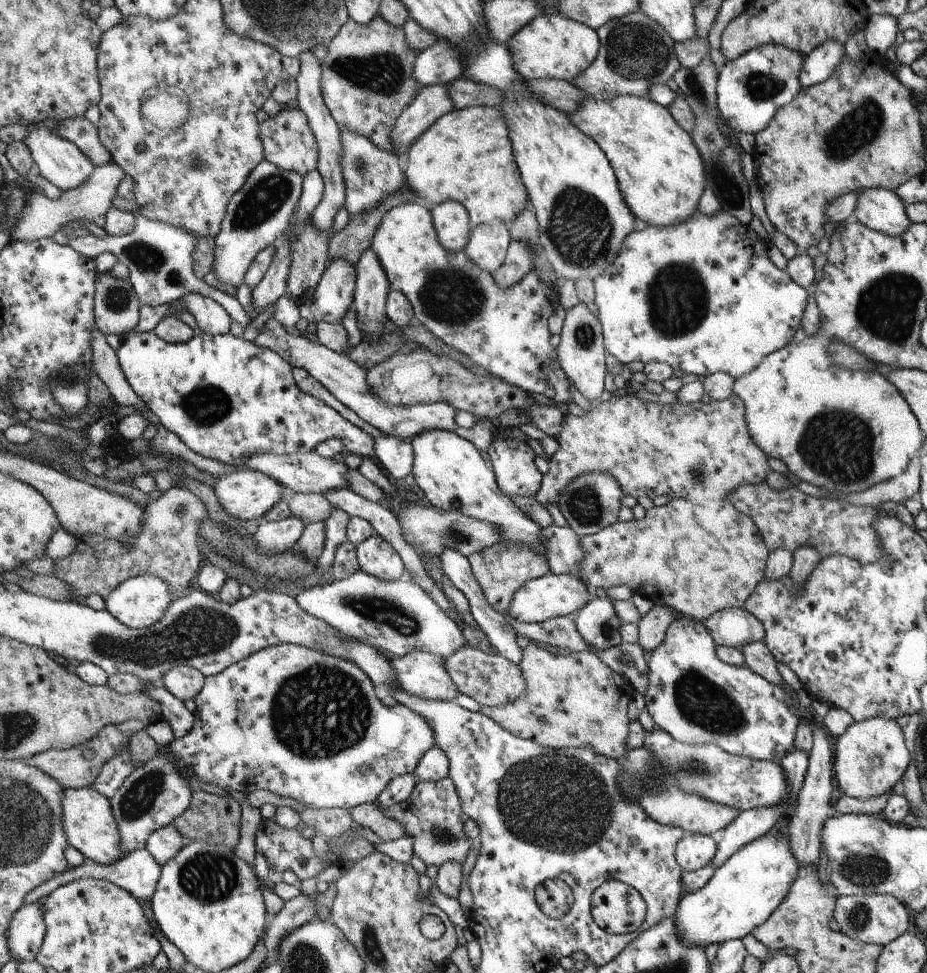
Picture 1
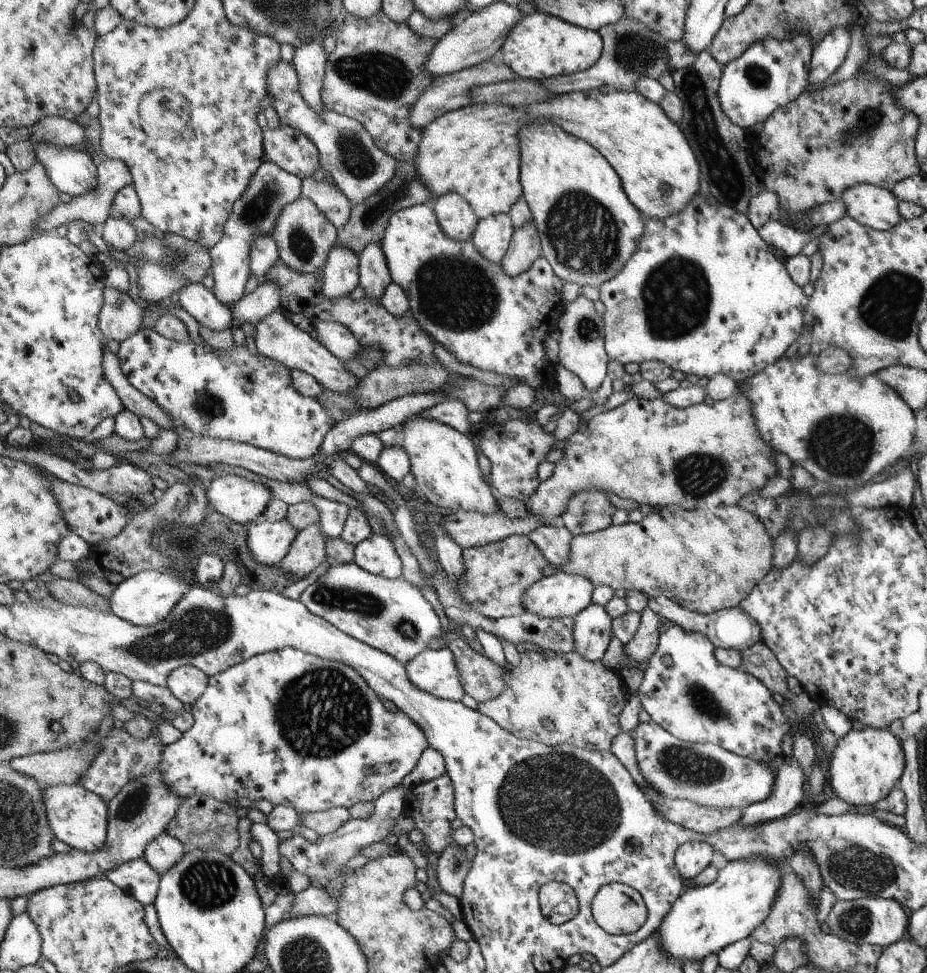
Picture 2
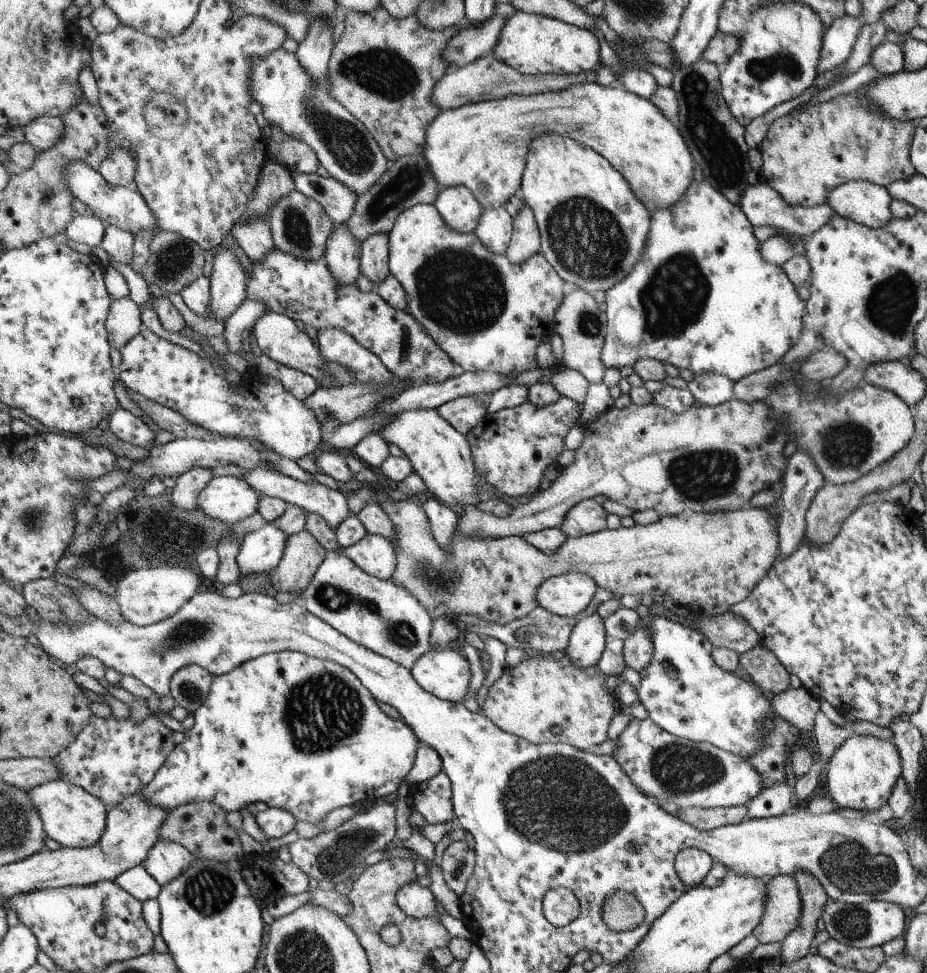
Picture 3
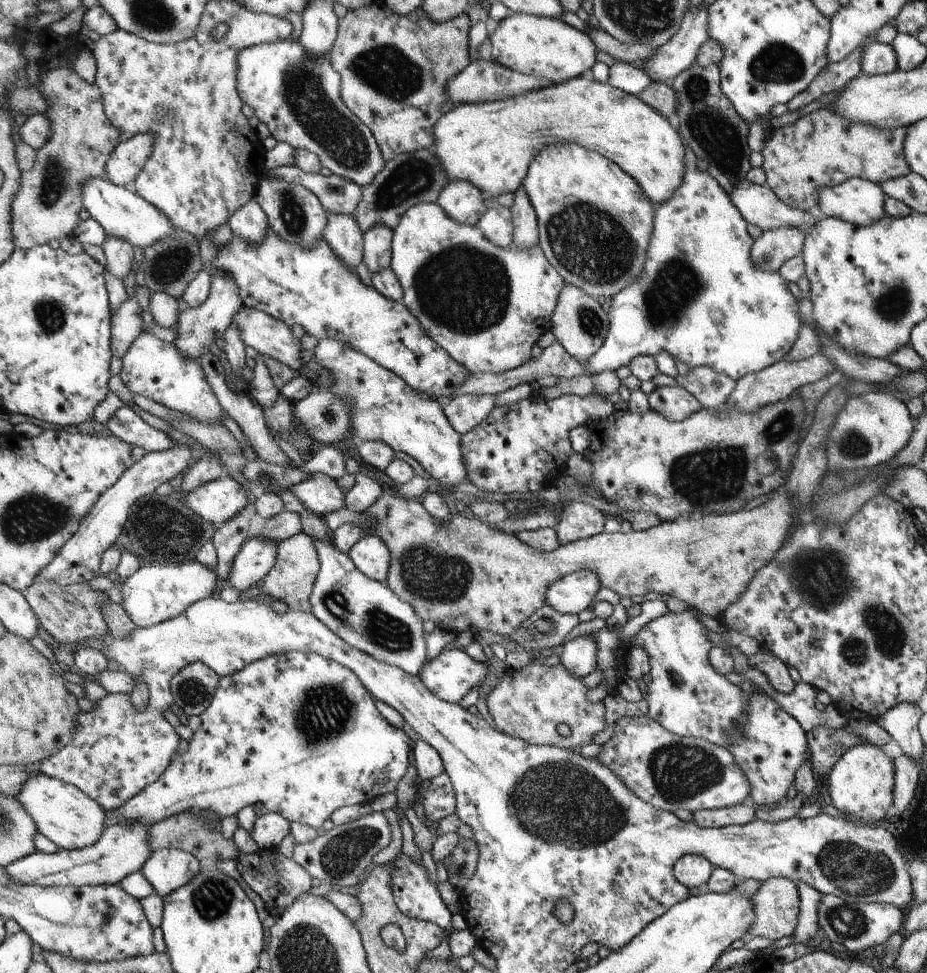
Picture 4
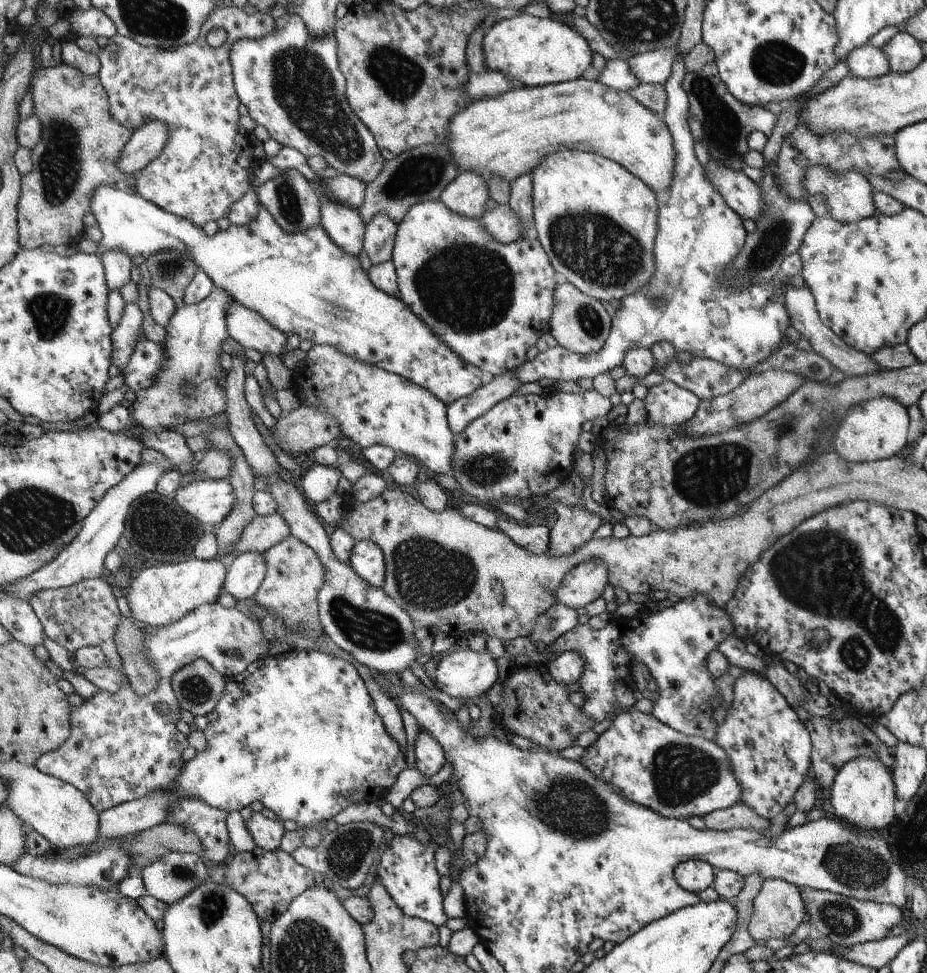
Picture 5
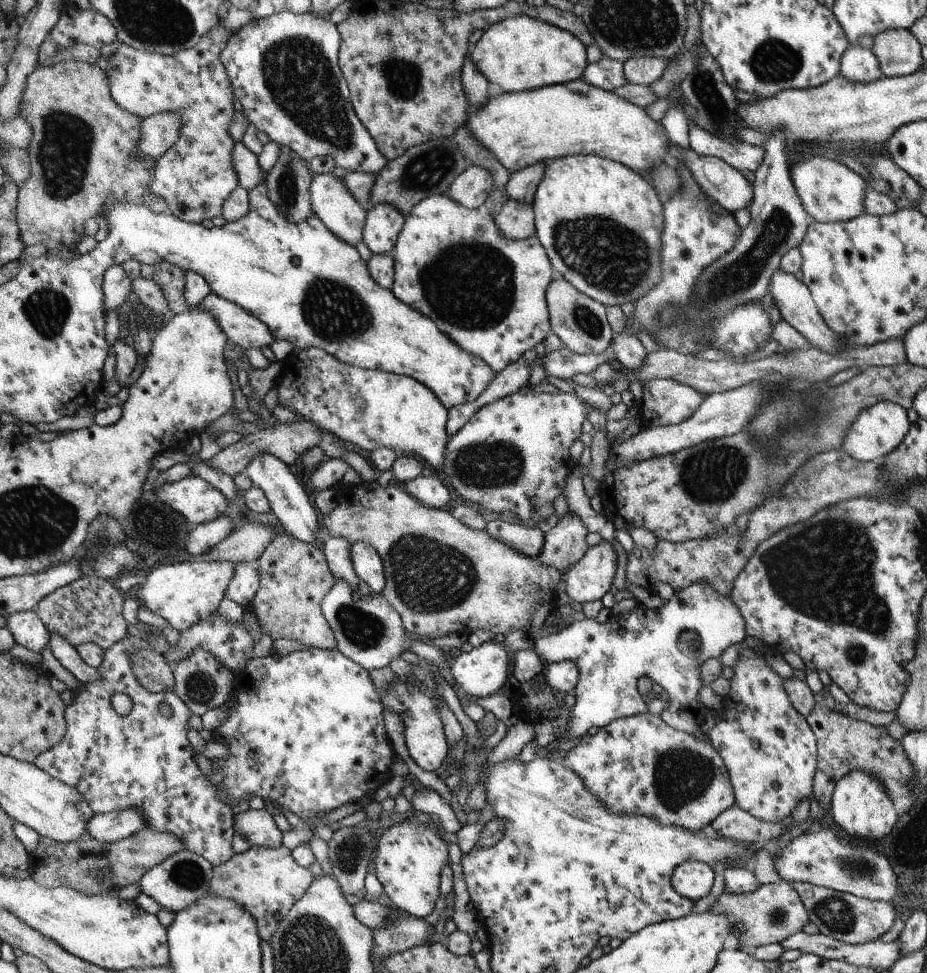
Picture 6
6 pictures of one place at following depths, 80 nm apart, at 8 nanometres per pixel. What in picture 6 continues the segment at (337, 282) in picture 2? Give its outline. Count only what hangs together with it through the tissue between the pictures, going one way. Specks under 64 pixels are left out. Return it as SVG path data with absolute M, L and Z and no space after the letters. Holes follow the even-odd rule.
M331 173L312 176L310 190L315 216L328 230L350 246L363 241L367 210L350 196L342 178Z

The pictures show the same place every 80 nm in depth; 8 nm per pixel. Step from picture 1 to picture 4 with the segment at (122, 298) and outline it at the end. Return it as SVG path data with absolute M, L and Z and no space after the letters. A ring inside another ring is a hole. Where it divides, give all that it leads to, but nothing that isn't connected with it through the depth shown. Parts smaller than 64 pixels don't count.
M136 298L128 299L112 313L112 354L123 359L136 338L143 332L142 309Z

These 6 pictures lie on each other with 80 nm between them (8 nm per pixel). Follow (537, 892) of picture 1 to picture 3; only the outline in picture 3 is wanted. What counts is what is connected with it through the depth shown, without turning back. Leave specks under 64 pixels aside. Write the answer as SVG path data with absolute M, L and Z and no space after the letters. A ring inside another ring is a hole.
M567 888L550 889L541 901L542 918L554 926L565 927L572 924L581 913L577 896Z

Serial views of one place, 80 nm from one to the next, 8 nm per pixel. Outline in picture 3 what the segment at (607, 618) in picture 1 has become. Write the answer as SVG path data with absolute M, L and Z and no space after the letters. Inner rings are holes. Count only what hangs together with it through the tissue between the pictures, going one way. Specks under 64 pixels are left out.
M585 612L576 616L570 640L564 652L577 669L596 667L607 643L607 632L603 618L597 613L586 616Z

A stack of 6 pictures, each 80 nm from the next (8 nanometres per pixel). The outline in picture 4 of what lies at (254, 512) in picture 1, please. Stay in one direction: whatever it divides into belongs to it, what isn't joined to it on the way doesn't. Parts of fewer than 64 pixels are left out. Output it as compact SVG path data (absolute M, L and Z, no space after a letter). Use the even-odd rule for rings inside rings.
M227 473L185 494L183 503L200 518L217 526L234 518L247 504L247 492Z

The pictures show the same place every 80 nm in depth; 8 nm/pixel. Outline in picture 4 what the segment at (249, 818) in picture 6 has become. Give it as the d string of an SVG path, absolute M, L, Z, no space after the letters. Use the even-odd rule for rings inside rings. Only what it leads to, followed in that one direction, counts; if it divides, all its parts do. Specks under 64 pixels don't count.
M270 811L257 816L251 835L259 846L259 850L274 850L279 848L284 836L290 833L290 821L283 815Z

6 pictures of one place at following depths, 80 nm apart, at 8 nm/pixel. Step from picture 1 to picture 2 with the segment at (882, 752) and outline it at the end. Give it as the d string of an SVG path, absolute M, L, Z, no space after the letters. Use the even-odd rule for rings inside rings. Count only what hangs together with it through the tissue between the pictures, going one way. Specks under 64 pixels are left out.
M857 725L840 738L826 766L827 779L835 796L848 804L876 804L890 796L898 786L905 767L905 756L898 737L889 728L875 729Z

